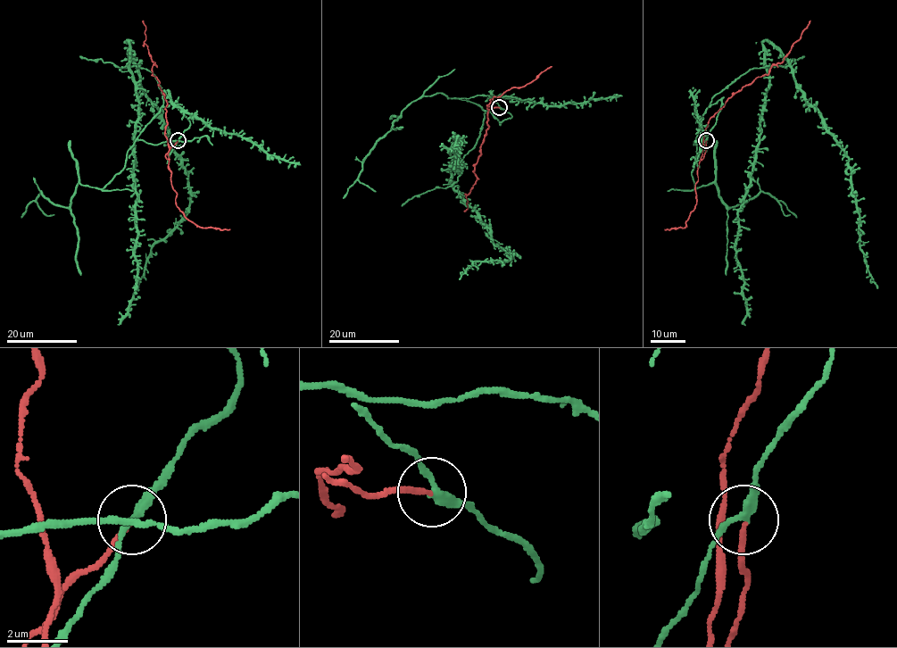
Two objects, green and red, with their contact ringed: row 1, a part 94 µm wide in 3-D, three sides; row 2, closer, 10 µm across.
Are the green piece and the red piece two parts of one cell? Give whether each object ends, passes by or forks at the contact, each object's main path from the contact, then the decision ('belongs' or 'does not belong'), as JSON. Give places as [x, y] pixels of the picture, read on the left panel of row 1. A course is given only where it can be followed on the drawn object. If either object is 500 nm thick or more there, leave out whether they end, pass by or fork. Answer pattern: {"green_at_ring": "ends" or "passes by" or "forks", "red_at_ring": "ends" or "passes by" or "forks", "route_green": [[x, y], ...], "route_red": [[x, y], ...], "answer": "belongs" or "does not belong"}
{"green_at_ring": "passes by", "red_at_ring": "ends", "route_green": [[178, 140], [189, 120], [178, 101], [162, 105], [153, 74], [130, 65], [128, 40], [137, 278], [117, 324]], "route_red": [[178, 141], [165, 154], [167, 159], [167, 102], [153, 74], [155, 63], [145, 43], [142, 20]], "answer": "does not belong"}

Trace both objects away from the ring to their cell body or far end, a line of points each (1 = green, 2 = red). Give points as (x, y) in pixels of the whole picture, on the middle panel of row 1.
1: (500, 108), (511, 117), (500, 121), (485, 112), (454, 189), (459, 139), (439, 146)
2: (500, 108), (486, 105), (489, 127), (463, 211)

